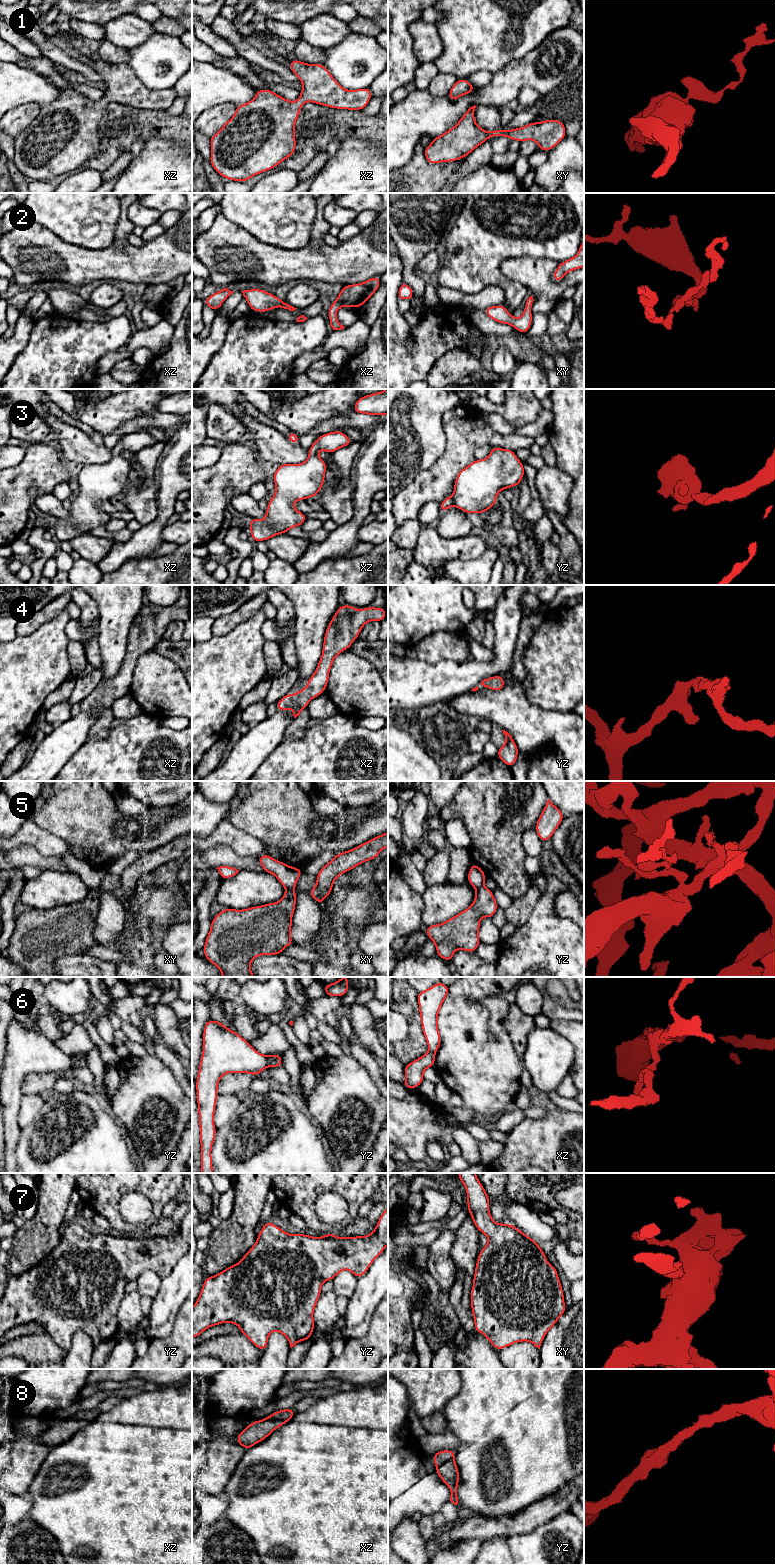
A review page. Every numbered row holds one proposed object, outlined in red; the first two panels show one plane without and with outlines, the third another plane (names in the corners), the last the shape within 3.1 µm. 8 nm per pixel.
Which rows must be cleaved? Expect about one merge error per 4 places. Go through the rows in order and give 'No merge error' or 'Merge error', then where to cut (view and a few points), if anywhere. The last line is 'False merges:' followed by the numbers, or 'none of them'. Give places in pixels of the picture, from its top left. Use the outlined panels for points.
1: No merge error. No split
2: No merge error. No split
3: No merge error. No split
4: No merge error. No split
5: Merge error. Split along xy (294, 887), (286, 889)
6: Merge error. Split along yz (266, 1056), (269, 1066)
7: No merge error. No split
8: No merge error. No split
False merges: 5, 6

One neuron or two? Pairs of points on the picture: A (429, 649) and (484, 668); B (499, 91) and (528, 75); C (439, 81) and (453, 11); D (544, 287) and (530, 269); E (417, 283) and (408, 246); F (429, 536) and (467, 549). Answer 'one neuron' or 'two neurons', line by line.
A: two neurons
B: one neuron
C: two neurons
D: one neuron
E: one neuron
F: one neuron

